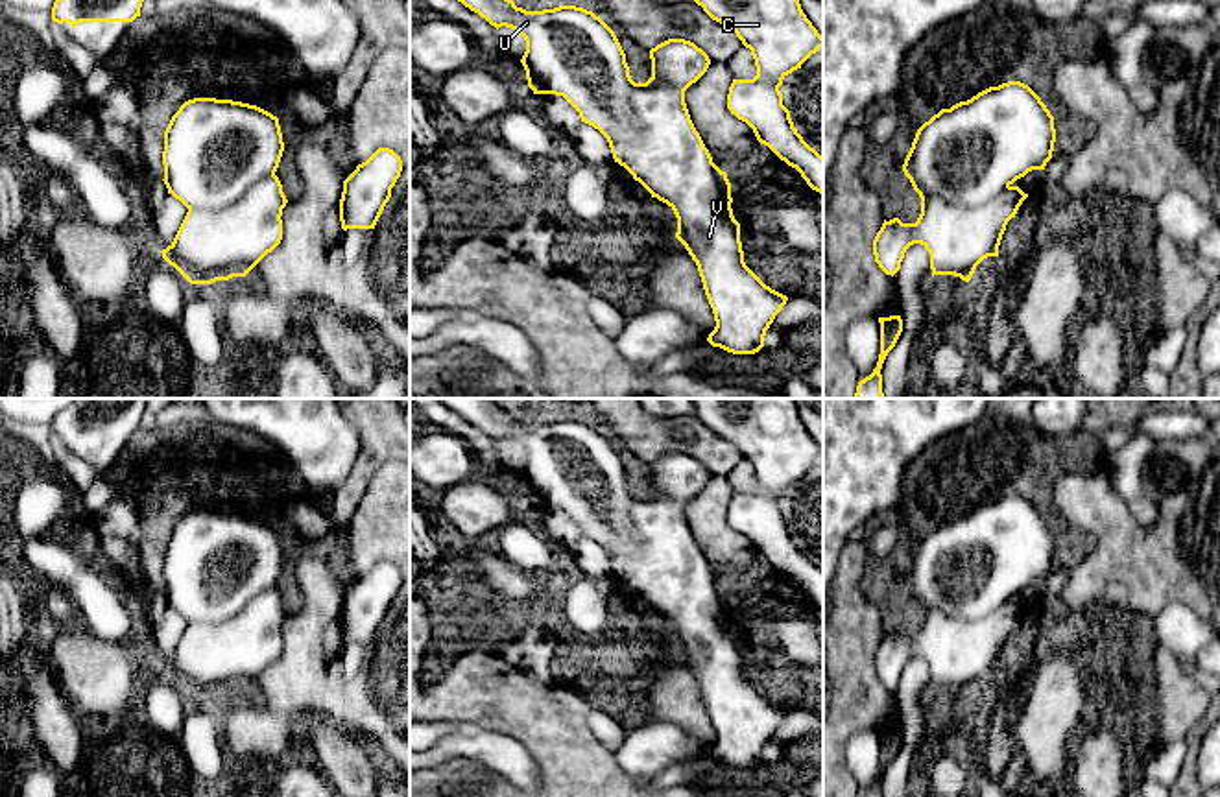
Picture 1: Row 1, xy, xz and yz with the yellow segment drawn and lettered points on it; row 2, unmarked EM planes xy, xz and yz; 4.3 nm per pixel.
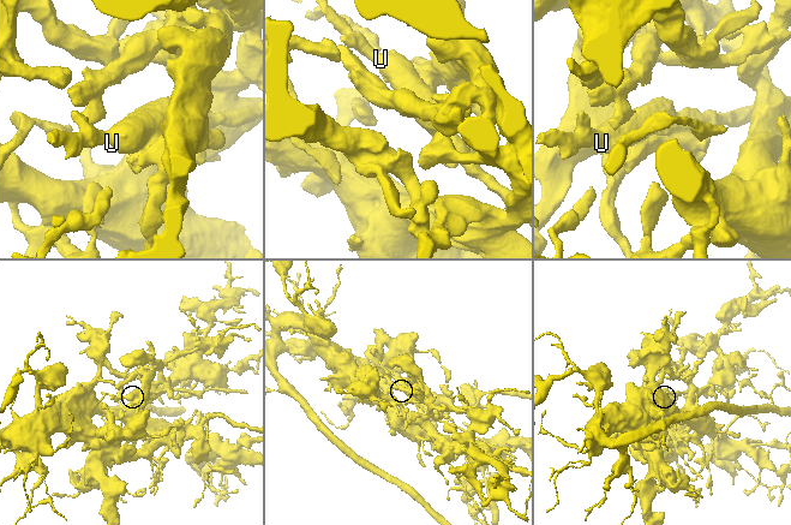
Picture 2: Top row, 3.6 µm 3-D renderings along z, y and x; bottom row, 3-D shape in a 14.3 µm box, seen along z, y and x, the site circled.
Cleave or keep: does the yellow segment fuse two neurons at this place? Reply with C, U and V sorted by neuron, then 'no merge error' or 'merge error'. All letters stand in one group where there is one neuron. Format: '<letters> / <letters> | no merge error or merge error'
C V / U | merge error

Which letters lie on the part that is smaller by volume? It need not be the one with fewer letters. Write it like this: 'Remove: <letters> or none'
Remove: U

